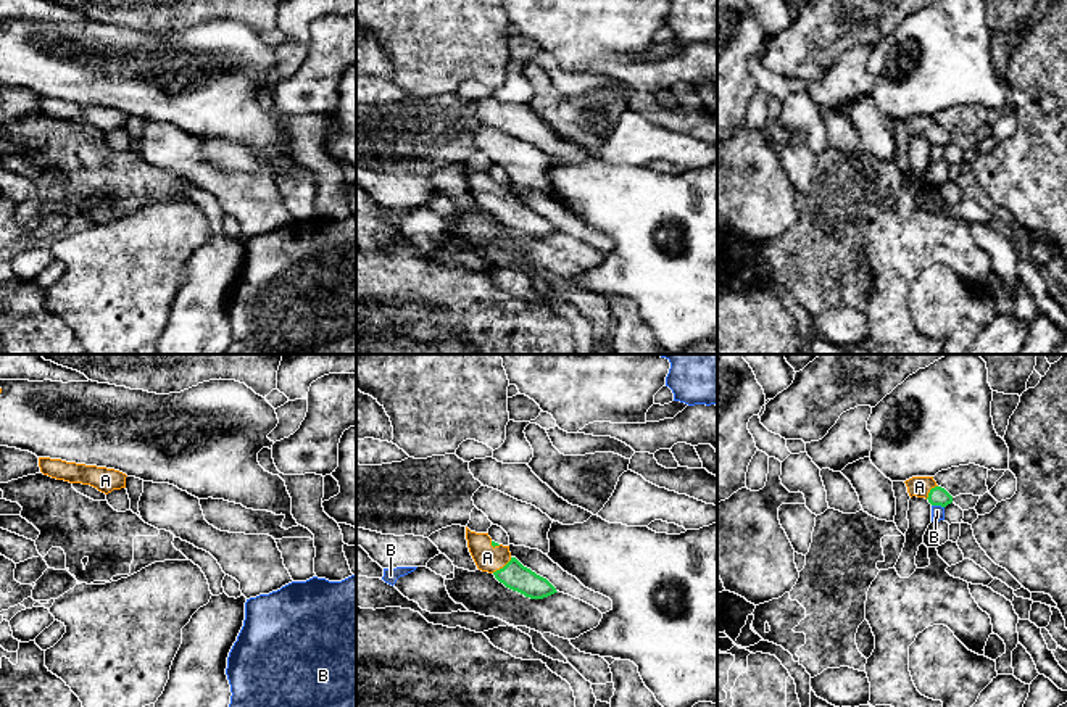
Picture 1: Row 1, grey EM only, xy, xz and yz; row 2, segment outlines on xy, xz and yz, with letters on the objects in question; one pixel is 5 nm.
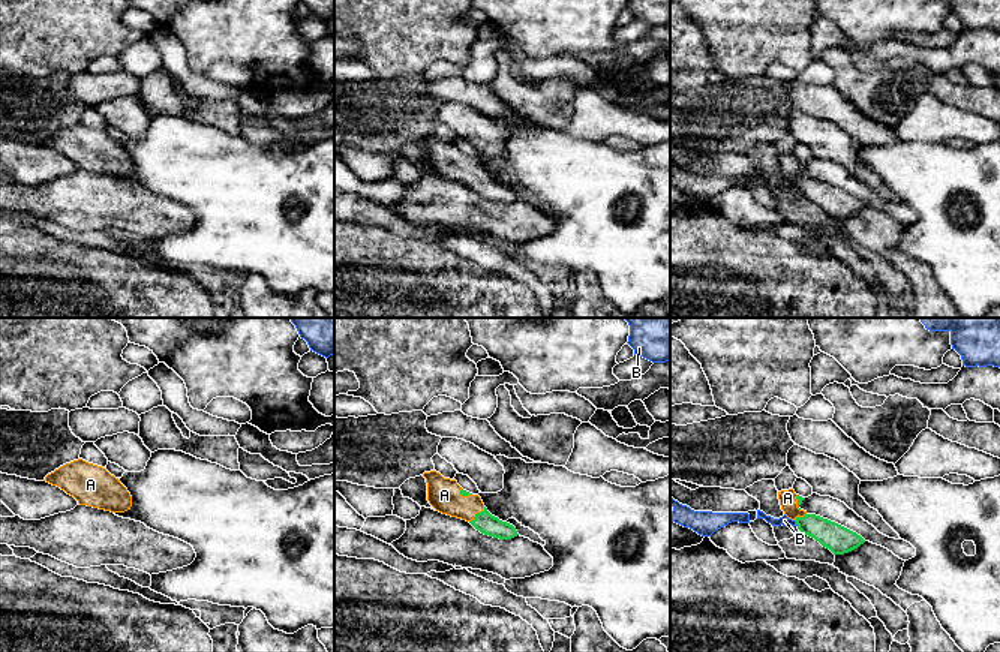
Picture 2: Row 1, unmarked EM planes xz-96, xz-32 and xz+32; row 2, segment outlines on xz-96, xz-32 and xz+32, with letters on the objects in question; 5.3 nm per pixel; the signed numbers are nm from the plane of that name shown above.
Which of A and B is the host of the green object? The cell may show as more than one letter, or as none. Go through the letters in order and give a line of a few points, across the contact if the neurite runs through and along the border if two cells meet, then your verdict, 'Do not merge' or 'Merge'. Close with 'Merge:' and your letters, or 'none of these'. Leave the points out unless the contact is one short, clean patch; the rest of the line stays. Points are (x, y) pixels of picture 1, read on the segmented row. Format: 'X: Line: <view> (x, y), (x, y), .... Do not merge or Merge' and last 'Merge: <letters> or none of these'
A: Line: xz (516, 577), (503, 567), (494, 558), (487, 558). Merge
B: Do not merge
Merge: A

